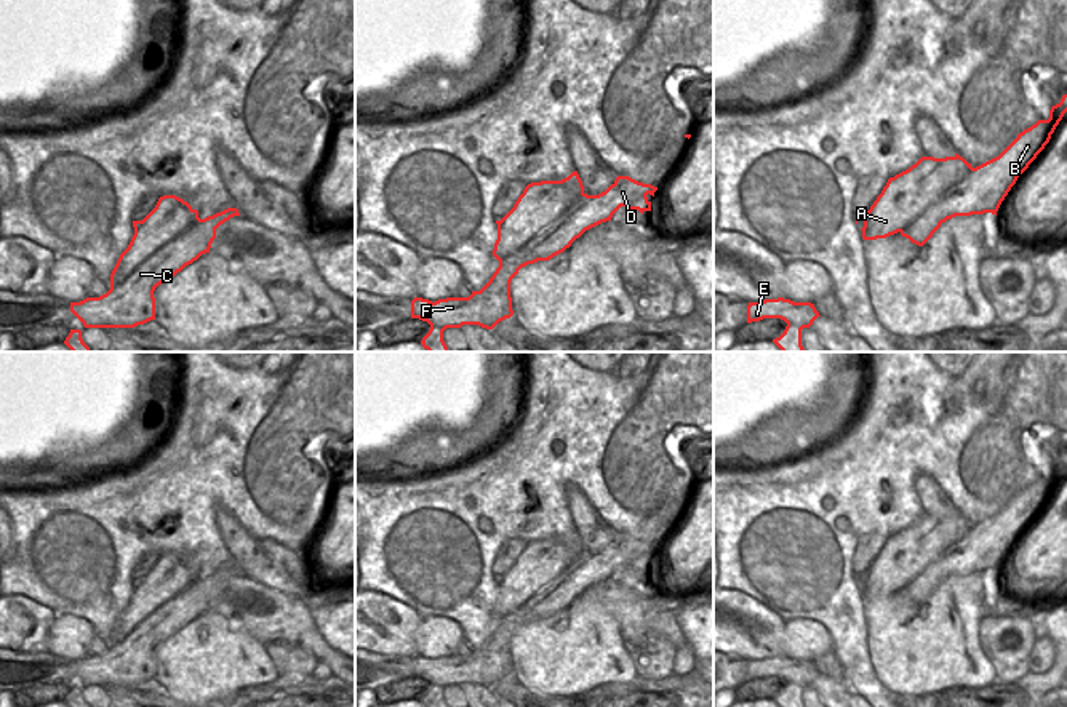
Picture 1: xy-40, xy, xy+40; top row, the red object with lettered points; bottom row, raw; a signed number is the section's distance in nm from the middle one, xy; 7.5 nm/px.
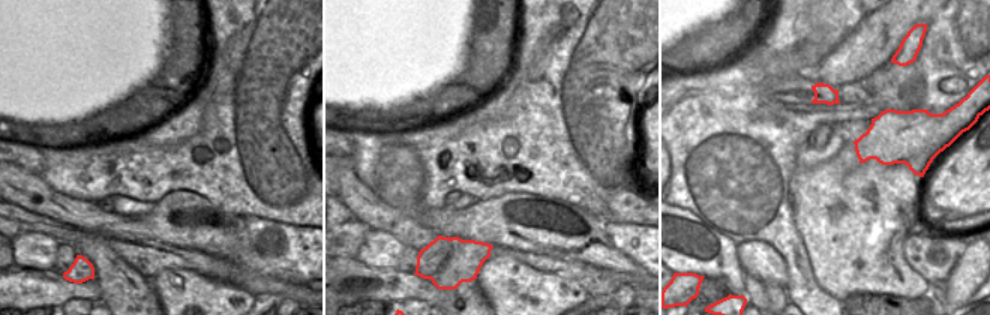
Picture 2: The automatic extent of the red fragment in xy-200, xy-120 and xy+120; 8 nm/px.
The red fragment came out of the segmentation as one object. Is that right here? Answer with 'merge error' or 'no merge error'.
merge error

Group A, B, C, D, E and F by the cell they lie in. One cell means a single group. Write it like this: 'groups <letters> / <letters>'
groups A B / C D E F

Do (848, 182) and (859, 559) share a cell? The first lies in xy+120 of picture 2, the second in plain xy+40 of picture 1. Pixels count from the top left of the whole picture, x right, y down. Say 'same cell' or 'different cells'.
different cells

